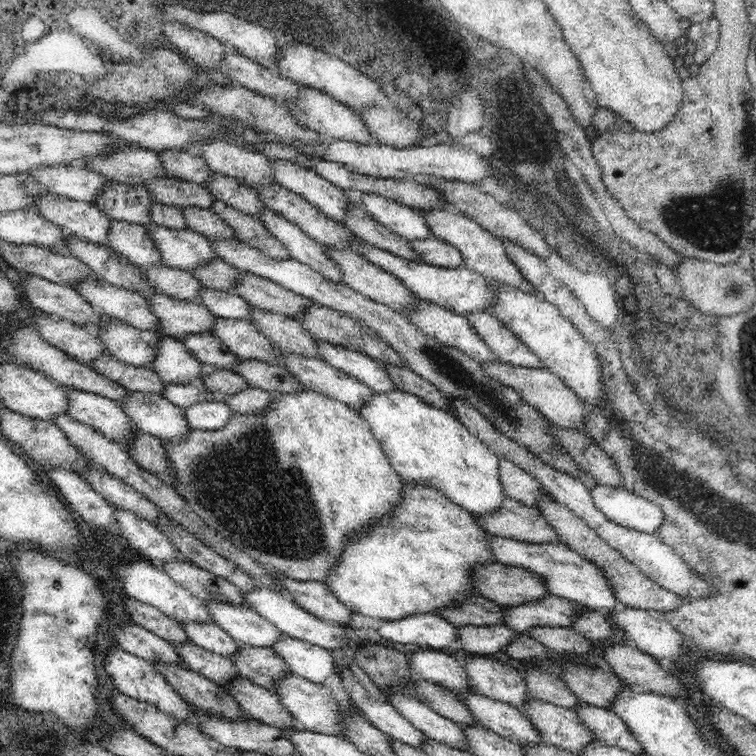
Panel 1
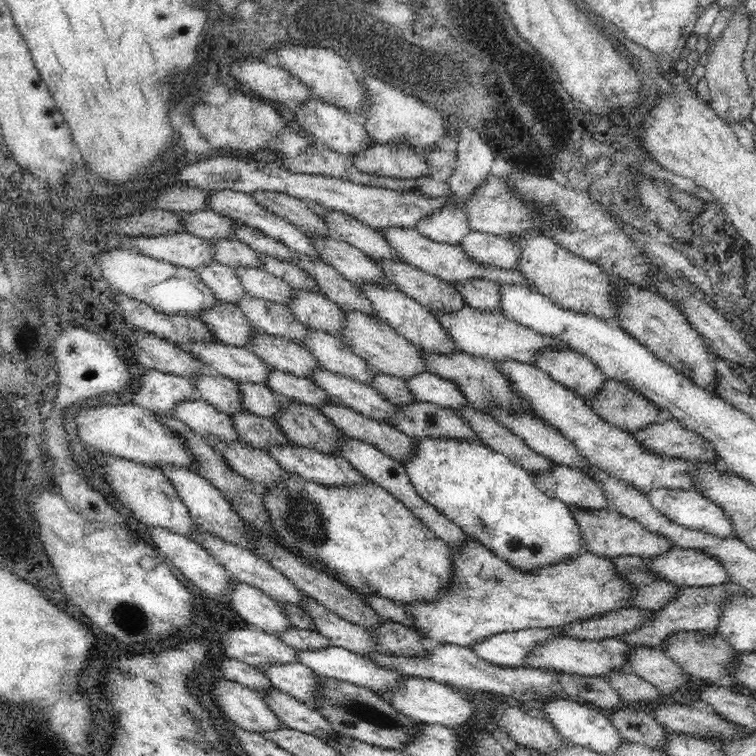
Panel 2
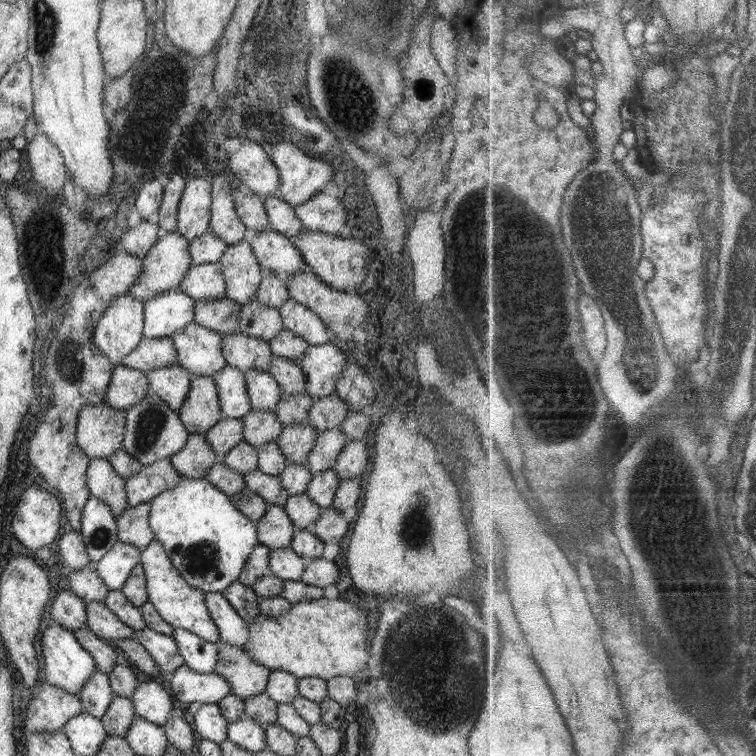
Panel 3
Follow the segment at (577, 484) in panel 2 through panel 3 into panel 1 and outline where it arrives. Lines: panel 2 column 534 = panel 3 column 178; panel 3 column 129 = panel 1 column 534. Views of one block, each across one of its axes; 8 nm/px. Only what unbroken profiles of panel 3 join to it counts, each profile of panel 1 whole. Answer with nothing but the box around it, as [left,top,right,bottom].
[500,459,552,507]

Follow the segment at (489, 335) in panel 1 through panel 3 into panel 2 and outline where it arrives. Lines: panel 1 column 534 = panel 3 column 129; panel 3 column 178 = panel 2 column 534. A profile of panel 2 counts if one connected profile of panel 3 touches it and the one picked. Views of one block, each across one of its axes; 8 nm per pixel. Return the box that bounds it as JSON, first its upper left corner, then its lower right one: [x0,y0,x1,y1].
[534,348,608,399]

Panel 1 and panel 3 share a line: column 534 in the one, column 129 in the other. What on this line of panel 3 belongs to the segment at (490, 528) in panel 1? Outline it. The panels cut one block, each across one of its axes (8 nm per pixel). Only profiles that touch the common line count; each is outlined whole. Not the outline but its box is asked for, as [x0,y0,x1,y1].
[116,503,154,551]

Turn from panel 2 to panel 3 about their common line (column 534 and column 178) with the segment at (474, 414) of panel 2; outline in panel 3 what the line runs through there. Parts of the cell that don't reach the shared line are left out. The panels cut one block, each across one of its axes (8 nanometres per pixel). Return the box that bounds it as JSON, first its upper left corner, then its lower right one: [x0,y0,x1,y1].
[169,434,221,479]

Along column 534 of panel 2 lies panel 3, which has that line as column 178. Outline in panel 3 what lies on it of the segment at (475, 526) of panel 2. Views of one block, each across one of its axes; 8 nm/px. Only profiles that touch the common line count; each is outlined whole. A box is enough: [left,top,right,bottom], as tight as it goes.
[149,478,259,593]

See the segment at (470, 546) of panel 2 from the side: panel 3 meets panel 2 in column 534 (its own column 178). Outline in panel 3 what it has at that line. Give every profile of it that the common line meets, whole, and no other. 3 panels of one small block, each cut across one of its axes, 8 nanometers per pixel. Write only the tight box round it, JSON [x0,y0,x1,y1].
[140,539,220,643]

